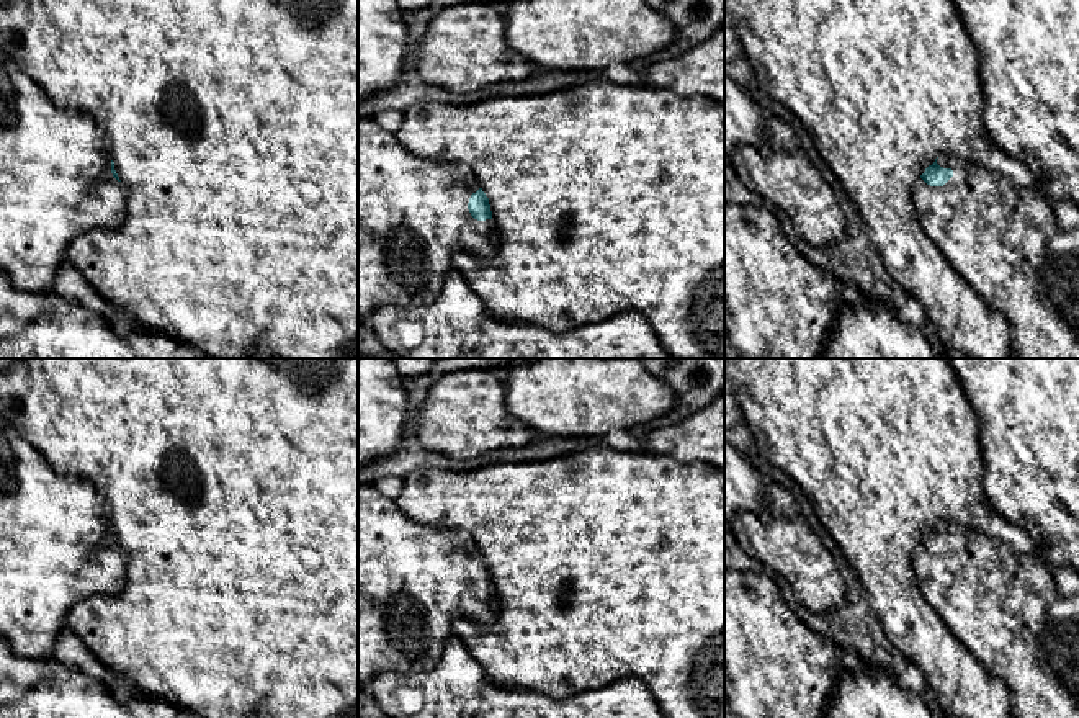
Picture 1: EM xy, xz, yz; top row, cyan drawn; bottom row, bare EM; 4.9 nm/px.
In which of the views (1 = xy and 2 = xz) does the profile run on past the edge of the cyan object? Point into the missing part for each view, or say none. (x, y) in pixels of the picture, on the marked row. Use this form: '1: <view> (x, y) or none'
1: xy (56, 183)
2: xz (412, 213)

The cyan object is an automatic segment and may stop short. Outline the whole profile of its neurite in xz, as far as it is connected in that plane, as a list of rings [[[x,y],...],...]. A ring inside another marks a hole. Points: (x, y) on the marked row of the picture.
[[[358,116],[358,322],[365,322],[381,306],[410,307],[432,303],[446,275],[456,268],[456,252],[486,258],[495,249],[497,229],[489,198],[469,165],[417,157],[374,118]]]

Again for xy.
[[[0,47],[0,270],[18,291],[54,289],[69,244],[95,229],[116,229],[128,191],[92,118],[57,106]]]

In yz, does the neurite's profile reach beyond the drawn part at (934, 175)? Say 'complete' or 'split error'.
split error

